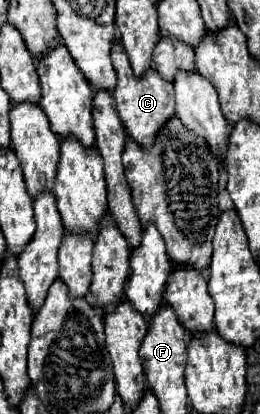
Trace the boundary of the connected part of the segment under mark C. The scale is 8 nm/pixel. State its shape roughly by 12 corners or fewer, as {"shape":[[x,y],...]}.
{"shape":[[112,44],[114,96],[128,136],[144,148],[170,116],[174,86],[154,68],[134,76]]}

